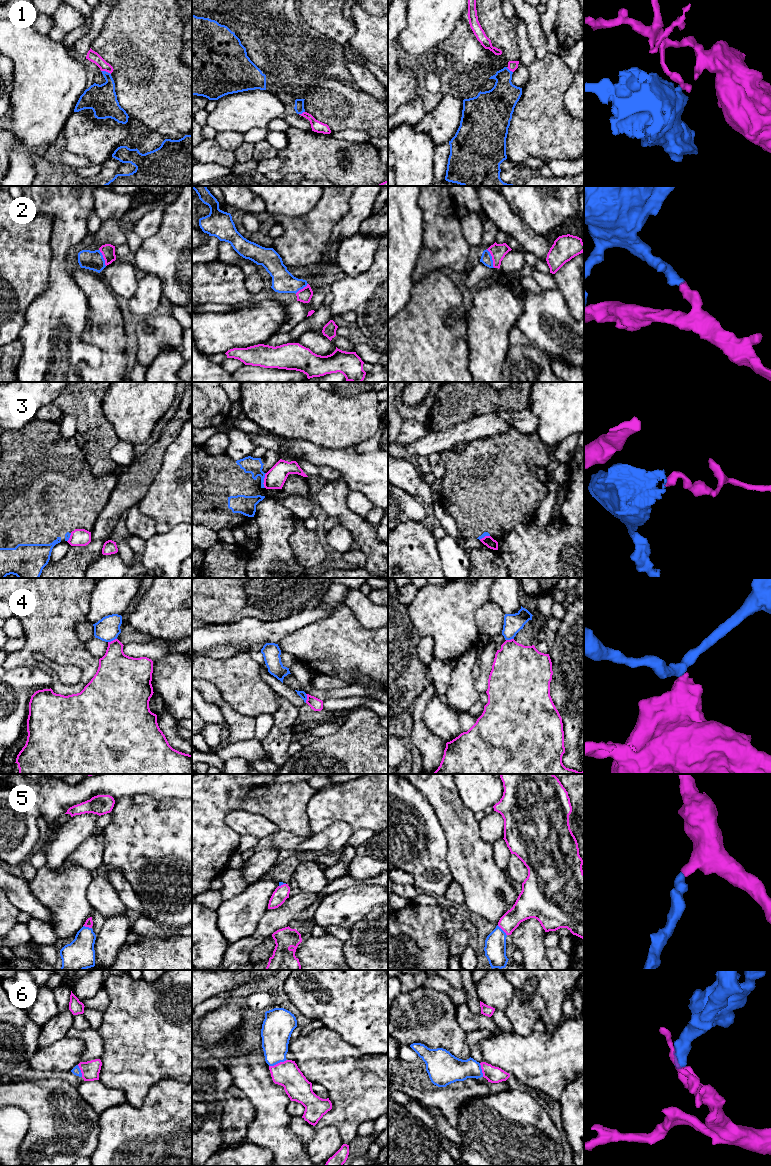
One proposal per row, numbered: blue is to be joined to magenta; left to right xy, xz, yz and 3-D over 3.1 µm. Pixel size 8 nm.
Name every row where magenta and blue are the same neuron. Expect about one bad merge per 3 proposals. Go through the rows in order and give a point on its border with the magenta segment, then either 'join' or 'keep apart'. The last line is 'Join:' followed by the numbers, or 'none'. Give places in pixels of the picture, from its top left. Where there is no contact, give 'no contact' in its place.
1: meets magenta in xy at (106, 71); keep apart
2: meets magenta in yz at (492, 258); join
3: meets magenta in xz at (264, 480); keep apart
4: meets magenta in xy at (113, 640); keep apart
5: meets magenta in yz at (502, 929); join
6: meets magenta in xz at (278, 1063); join
Join: 2, 5, 6

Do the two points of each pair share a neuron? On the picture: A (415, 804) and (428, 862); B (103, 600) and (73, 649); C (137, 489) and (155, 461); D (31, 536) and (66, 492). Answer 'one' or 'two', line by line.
A: one
B: two
C: one
D: one

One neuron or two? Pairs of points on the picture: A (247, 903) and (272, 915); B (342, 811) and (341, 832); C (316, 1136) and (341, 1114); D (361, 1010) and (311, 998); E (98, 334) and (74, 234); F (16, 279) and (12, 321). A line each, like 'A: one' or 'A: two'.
A: two
B: two
C: two
D: one
E: two
F: one

